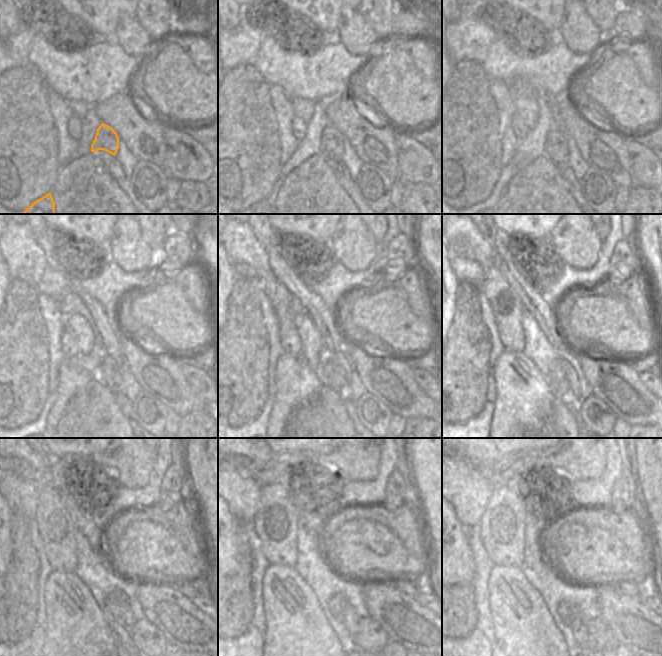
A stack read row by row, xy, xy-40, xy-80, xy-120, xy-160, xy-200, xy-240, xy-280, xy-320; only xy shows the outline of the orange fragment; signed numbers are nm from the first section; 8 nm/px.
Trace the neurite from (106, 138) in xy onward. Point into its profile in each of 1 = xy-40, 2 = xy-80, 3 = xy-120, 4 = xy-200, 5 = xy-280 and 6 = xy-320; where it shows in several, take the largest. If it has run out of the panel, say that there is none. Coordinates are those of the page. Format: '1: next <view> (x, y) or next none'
1: next xy-40 (332, 140)
2: next xy-80 (556, 149)
3: next xy-120 (109, 373)
4: next xy-200 (563, 381)
5: next xy-280 (342, 611)
6: next xy-320 (570, 614)

